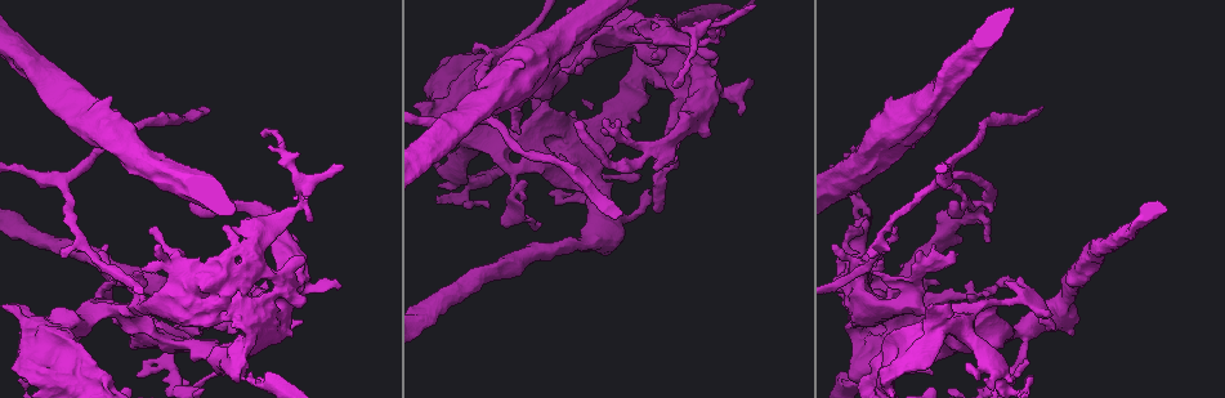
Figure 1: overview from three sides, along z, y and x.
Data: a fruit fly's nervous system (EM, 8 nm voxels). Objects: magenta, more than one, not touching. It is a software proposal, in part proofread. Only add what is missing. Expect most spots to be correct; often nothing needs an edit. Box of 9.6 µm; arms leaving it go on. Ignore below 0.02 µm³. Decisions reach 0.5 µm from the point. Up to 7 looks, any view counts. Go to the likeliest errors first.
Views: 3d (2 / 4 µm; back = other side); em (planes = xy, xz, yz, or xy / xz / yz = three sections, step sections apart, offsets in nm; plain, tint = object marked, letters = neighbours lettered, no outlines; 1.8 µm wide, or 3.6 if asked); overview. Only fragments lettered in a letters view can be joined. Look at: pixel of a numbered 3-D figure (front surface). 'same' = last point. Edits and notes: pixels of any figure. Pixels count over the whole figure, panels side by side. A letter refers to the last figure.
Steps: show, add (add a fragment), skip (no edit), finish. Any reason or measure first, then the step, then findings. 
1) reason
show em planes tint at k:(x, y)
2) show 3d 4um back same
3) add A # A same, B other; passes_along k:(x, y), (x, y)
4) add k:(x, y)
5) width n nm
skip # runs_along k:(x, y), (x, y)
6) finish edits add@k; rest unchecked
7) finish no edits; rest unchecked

branch stops here
show 3d 4um back at 1:(620, 211)

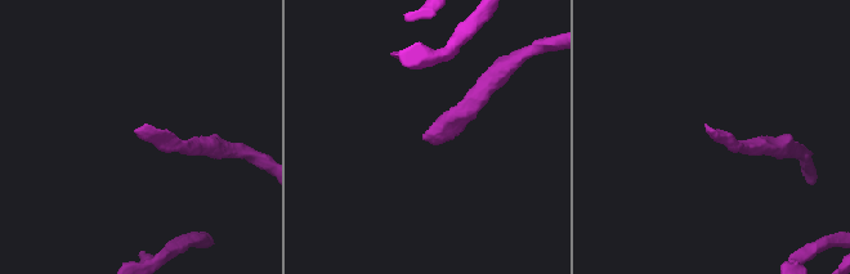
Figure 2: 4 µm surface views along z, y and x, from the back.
show em planes letters at 2:(714, 130)

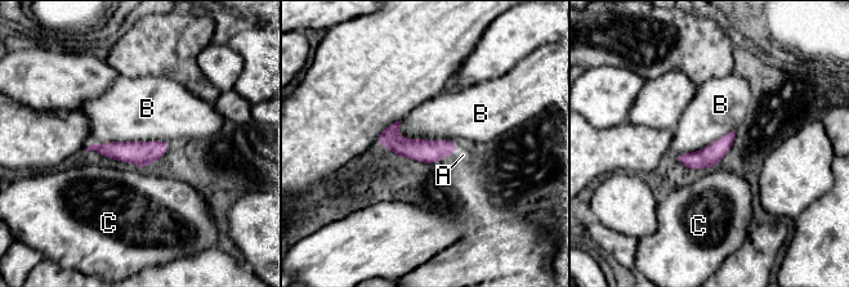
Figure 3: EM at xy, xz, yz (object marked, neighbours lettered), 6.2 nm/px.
add A # A same, B other, C other; it goes on there

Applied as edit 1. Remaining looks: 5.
show overview

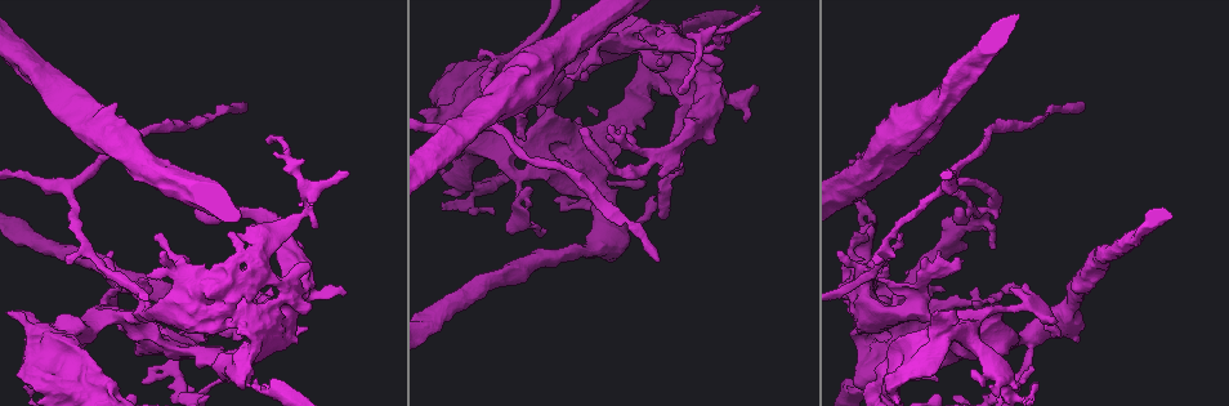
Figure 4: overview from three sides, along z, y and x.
thick turns thin
show em planes letters at 4:(489, 134)

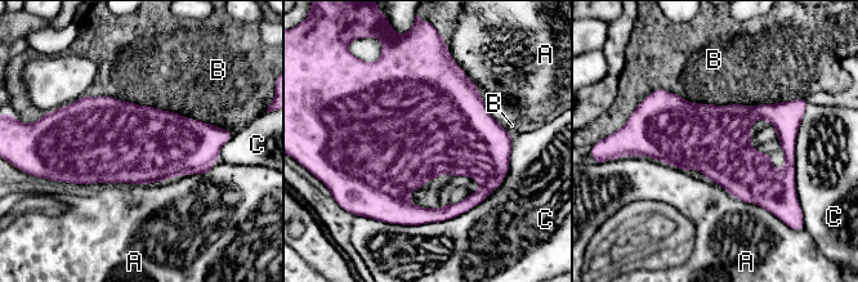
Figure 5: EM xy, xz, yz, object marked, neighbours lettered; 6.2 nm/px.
skip # A other, B other, C other; border 5:(193, 174), (108, 184); none of them fits

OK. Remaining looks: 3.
sharp bend
show em 3.6um yz step 16 tint at 4:(184, 388)

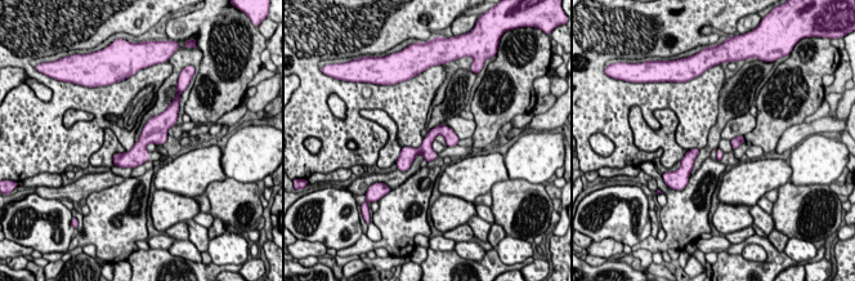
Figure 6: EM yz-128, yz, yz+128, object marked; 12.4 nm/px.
what lies round it
show em 3.6um yz step 16 letters same

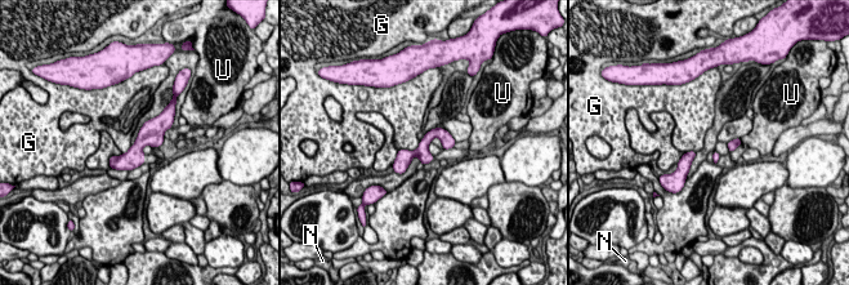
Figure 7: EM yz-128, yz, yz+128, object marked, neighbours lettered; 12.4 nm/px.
longest_contact G 320 nm
skip # G other, N other, U other; border 7:(420, 141), (414, 150), (398, 150); no lettered fragment goes on from it

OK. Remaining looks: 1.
finish edits add@3; rest unchecked

